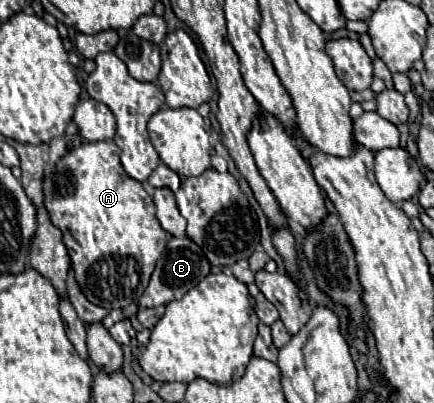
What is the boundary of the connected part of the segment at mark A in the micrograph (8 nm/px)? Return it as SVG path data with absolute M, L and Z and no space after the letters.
M113 141L81 143L75 149L69 149L43 177L43 205L49 213L49 219L55 227L63 231L63 245L71 257L71 267L83 295L107 311L123 309L129 303L135 303L155 269L157 259L165 251L167 233L161 229L155 217L155 203L141 183L133 181L121 167L117 145Z

